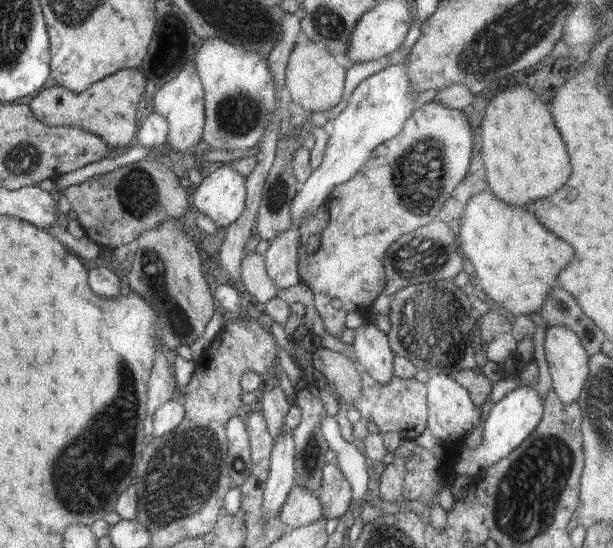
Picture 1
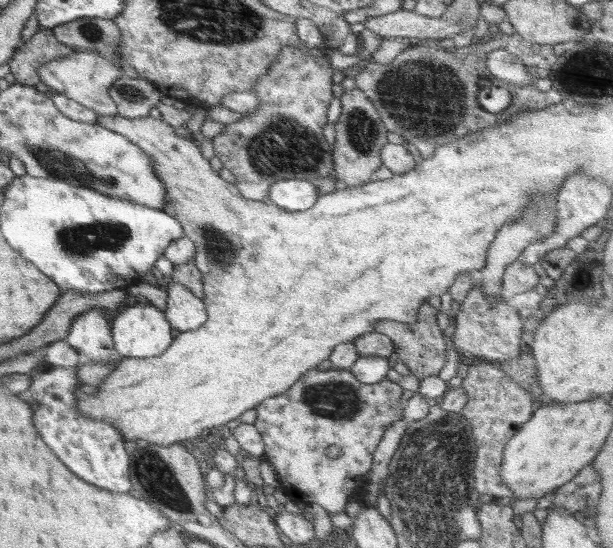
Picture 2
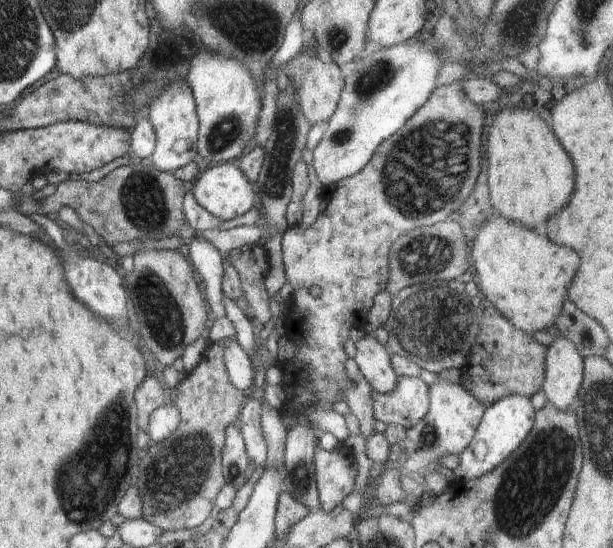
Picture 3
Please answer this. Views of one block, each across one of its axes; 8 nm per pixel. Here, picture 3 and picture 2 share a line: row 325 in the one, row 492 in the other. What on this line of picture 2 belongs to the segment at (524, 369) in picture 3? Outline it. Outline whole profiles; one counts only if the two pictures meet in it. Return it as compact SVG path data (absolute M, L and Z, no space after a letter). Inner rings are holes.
M481 360L478 366L470 366L461 387L466 391L469 401L460 413L470 421L472 434L476 439L473 487L478 494L488 494L494 498L505 496L514 498L512 490L506 486L500 476L502 457L506 443L518 432L522 424L526 424L526 420L530 420L533 414L532 392L507 378L498 364L485 360Z

